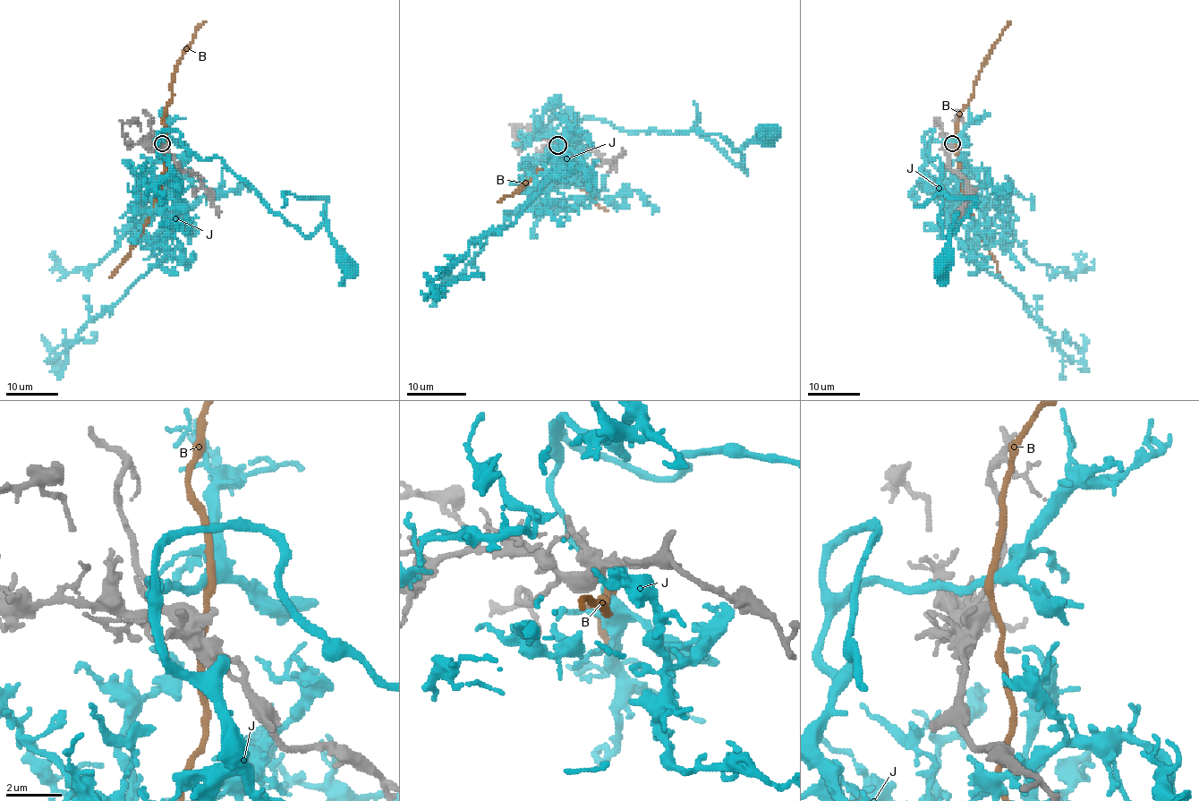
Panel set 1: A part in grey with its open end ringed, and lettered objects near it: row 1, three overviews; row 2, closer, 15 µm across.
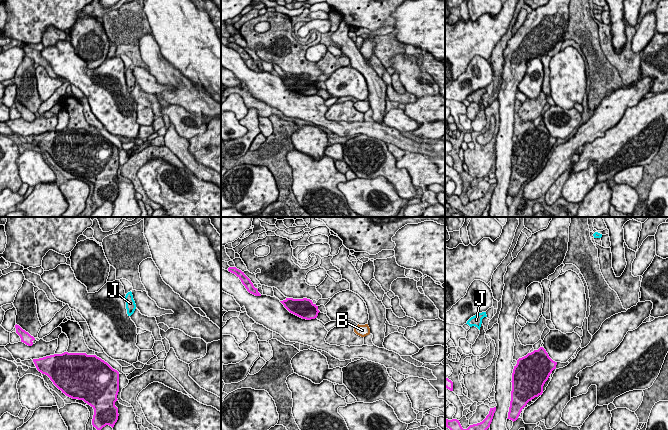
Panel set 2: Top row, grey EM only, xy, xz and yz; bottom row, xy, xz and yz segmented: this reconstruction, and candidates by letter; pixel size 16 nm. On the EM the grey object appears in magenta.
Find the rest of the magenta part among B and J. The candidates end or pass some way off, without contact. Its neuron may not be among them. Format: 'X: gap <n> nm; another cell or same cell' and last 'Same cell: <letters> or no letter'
B: gap 600 nm; another cell
J: gap 800 nm; same cell
Same cell: J

